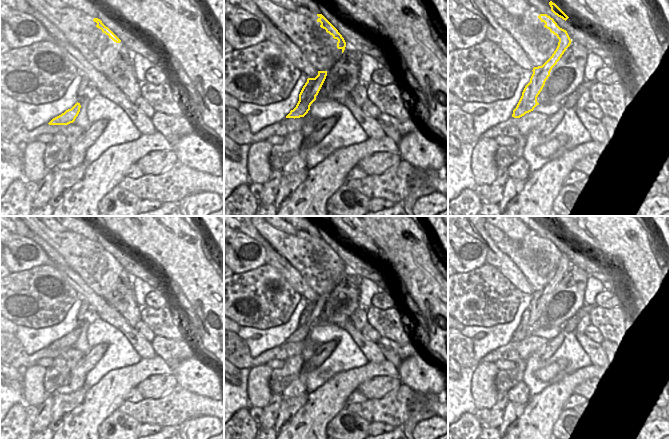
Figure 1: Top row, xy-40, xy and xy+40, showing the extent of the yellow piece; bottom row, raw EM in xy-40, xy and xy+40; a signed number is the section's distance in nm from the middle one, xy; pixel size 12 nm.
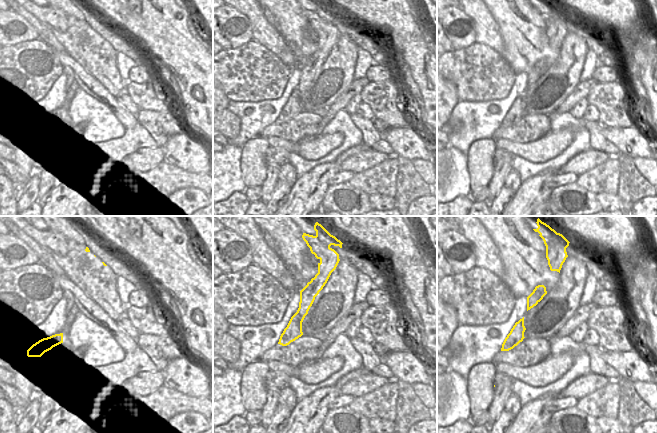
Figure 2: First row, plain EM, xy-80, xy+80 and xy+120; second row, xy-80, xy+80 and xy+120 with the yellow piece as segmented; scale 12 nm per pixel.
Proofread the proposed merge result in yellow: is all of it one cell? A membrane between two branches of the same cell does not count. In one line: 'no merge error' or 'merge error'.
merge error

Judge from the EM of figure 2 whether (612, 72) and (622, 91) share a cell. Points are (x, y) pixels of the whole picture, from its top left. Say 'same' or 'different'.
different

